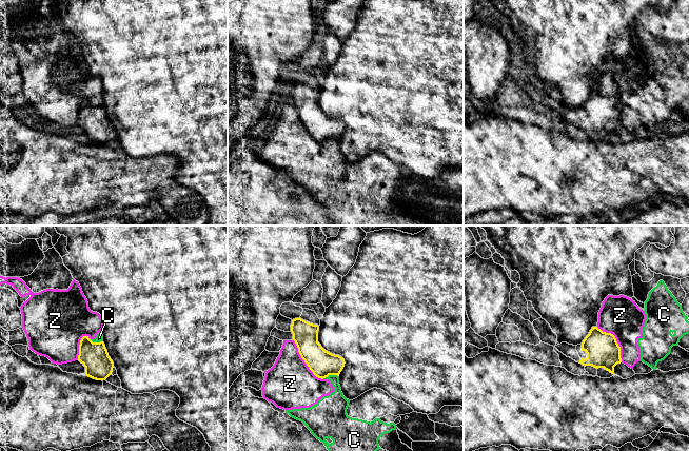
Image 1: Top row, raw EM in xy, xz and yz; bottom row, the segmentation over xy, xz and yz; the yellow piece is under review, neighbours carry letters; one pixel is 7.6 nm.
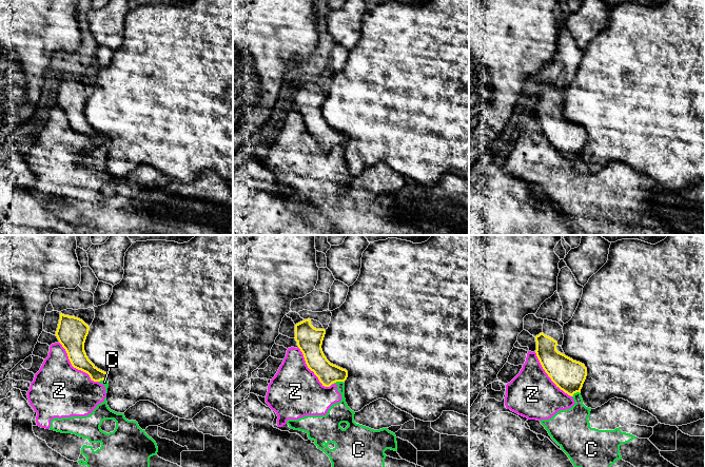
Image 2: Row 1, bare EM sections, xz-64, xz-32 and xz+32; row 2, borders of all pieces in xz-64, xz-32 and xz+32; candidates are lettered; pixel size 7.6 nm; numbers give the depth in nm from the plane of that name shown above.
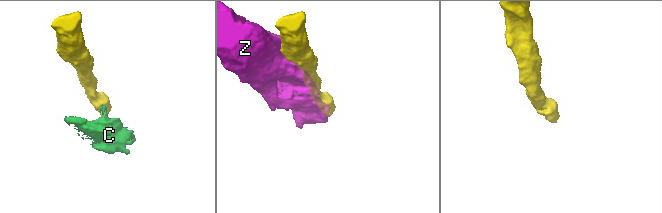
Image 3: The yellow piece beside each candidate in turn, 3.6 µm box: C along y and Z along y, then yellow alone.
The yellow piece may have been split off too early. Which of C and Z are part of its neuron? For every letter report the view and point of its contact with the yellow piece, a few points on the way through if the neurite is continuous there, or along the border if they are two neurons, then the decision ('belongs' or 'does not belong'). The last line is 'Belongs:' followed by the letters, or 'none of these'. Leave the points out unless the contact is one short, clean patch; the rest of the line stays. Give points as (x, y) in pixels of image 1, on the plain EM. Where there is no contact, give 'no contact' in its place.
C: xz (330, 138) | along xz (338, 139), (328, 139), (322, 142) | does not belong
Z: xz (304, 125) | does not belong
Belongs: none of these

